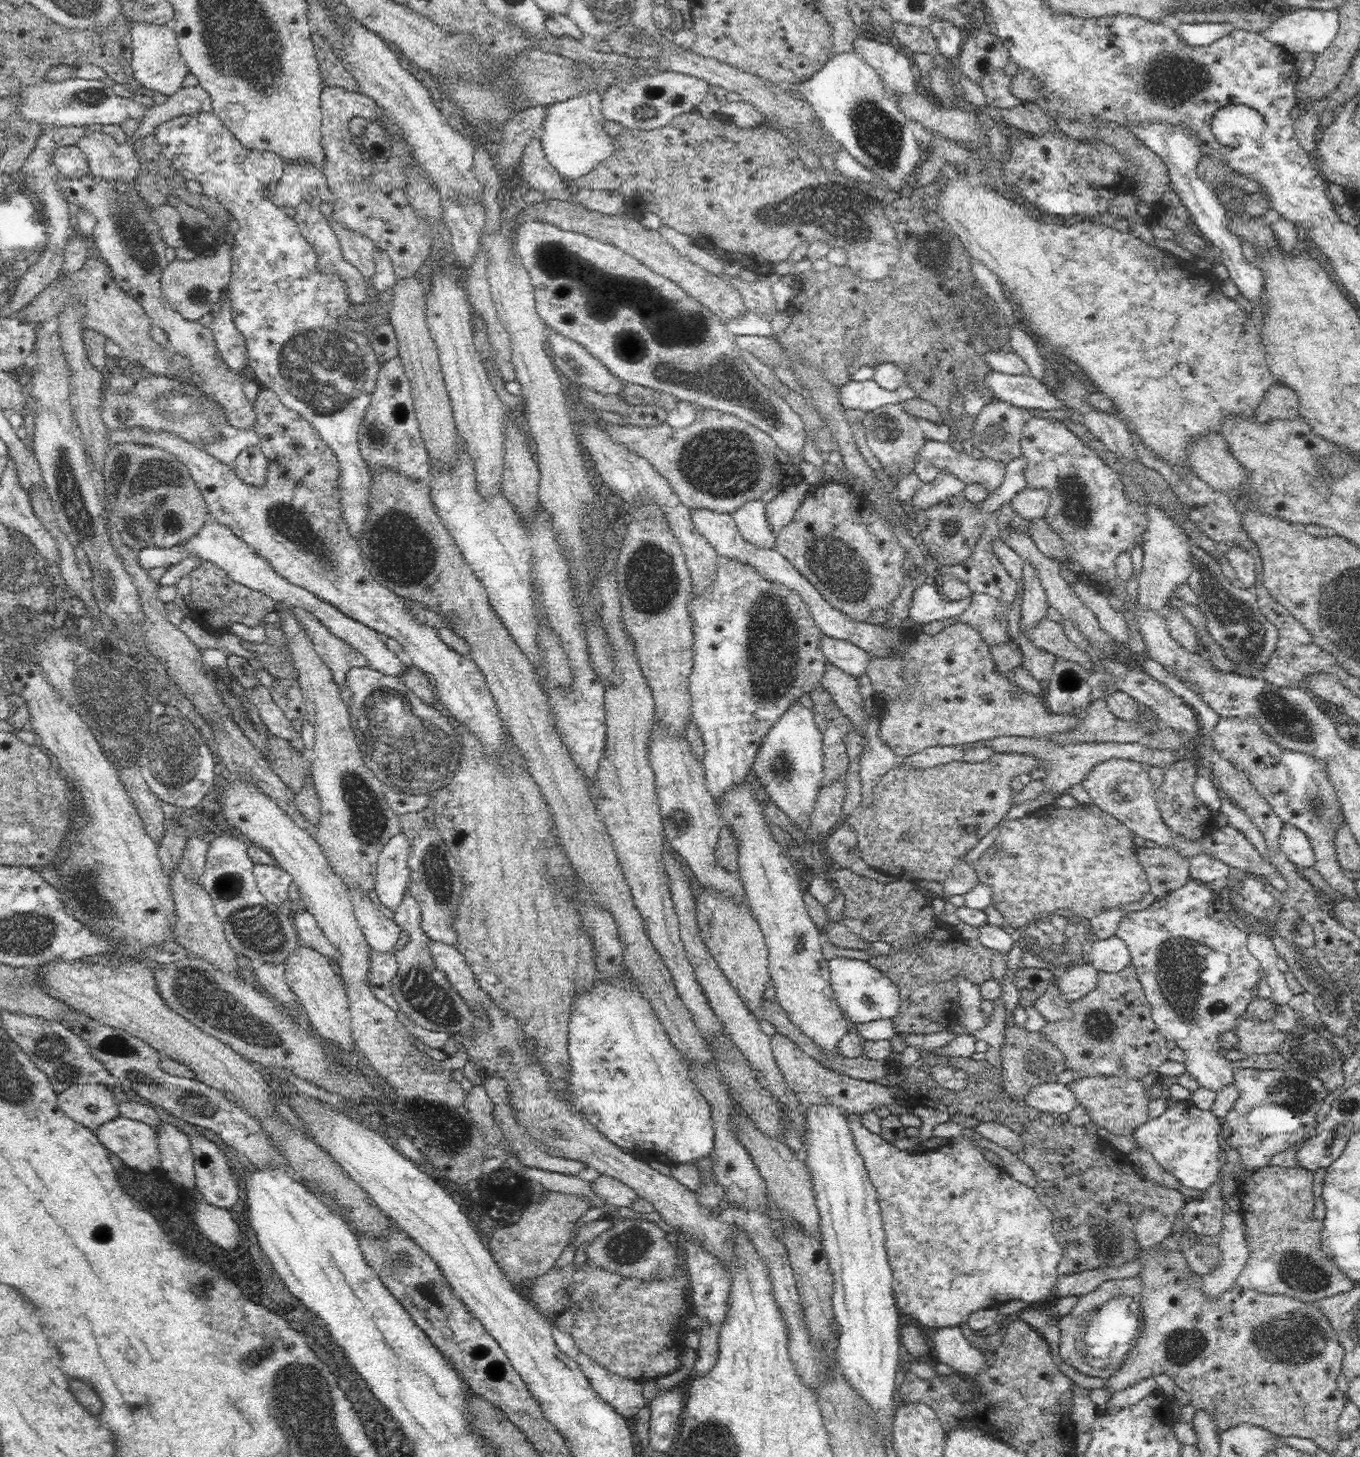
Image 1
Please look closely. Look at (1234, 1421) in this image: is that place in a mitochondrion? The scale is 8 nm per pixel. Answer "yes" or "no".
no

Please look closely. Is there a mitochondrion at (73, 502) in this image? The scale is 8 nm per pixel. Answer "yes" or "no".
yes

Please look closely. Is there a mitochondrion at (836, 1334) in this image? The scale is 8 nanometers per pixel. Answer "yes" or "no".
no

